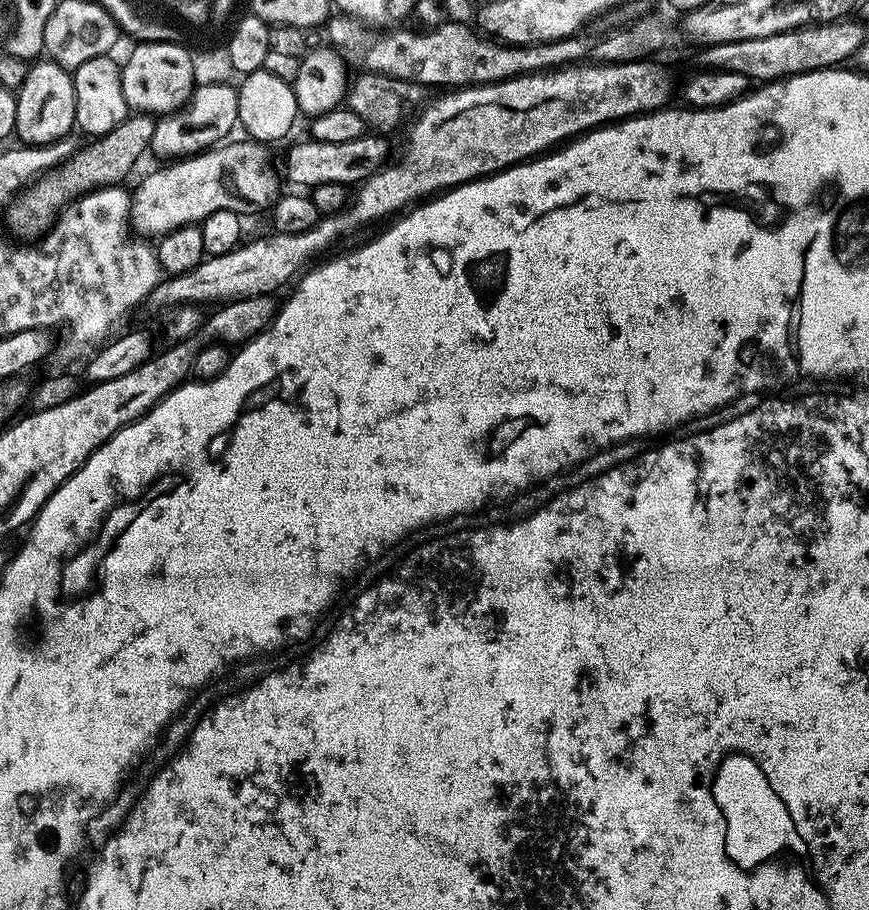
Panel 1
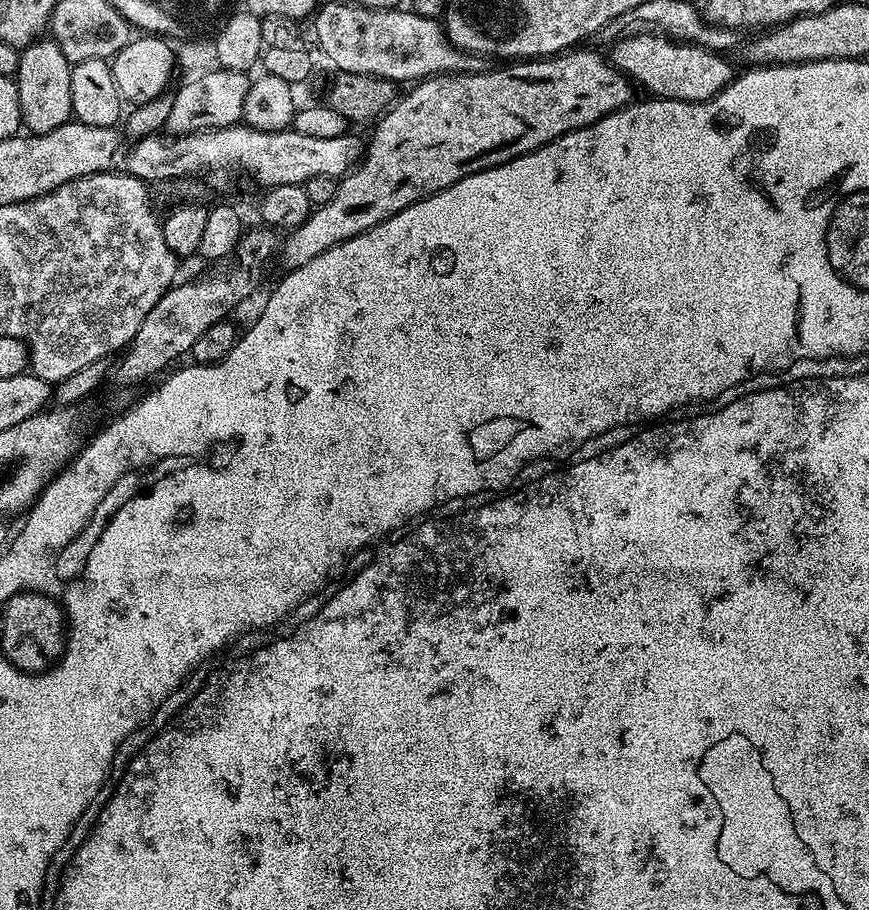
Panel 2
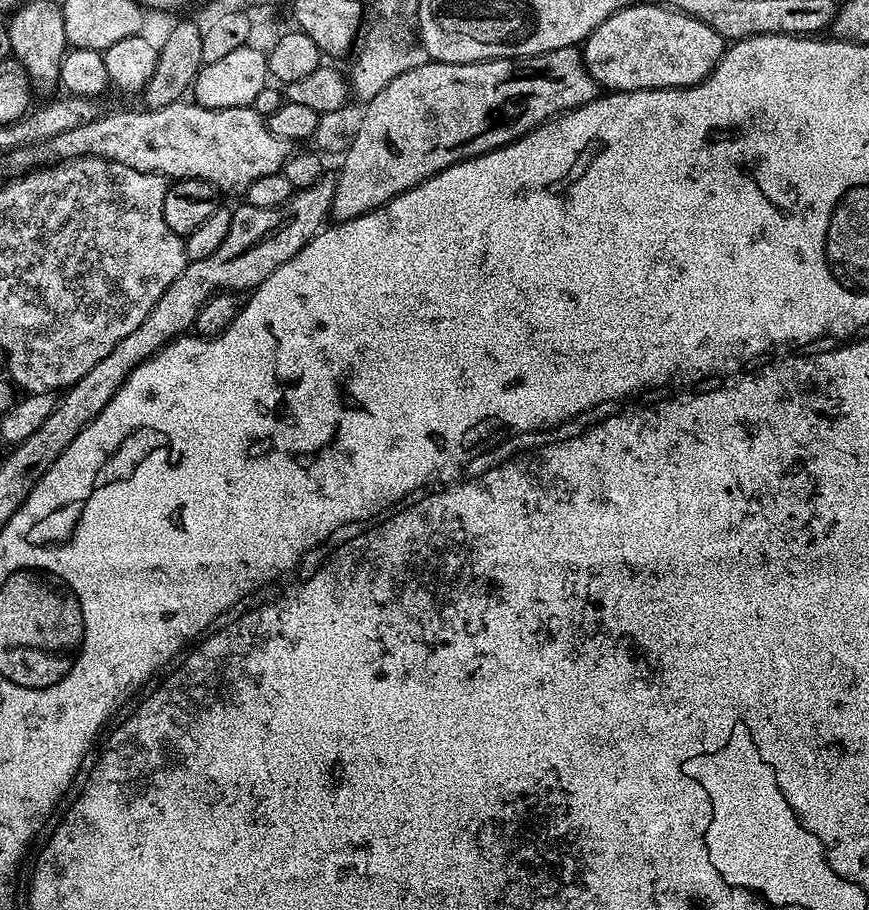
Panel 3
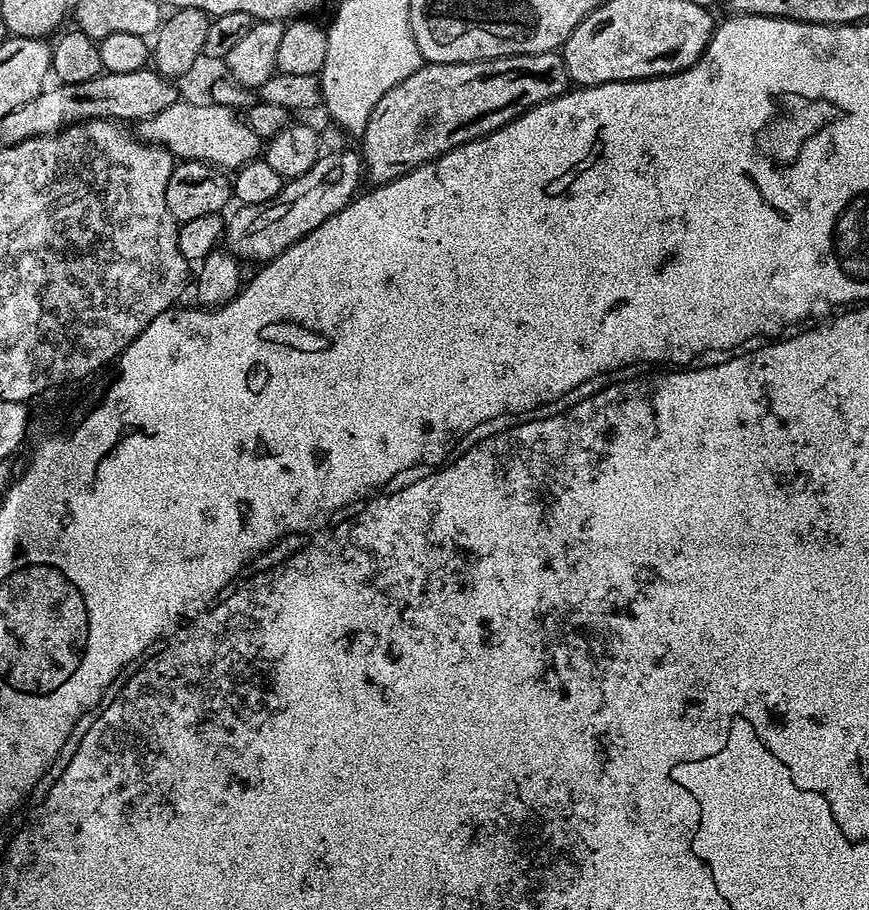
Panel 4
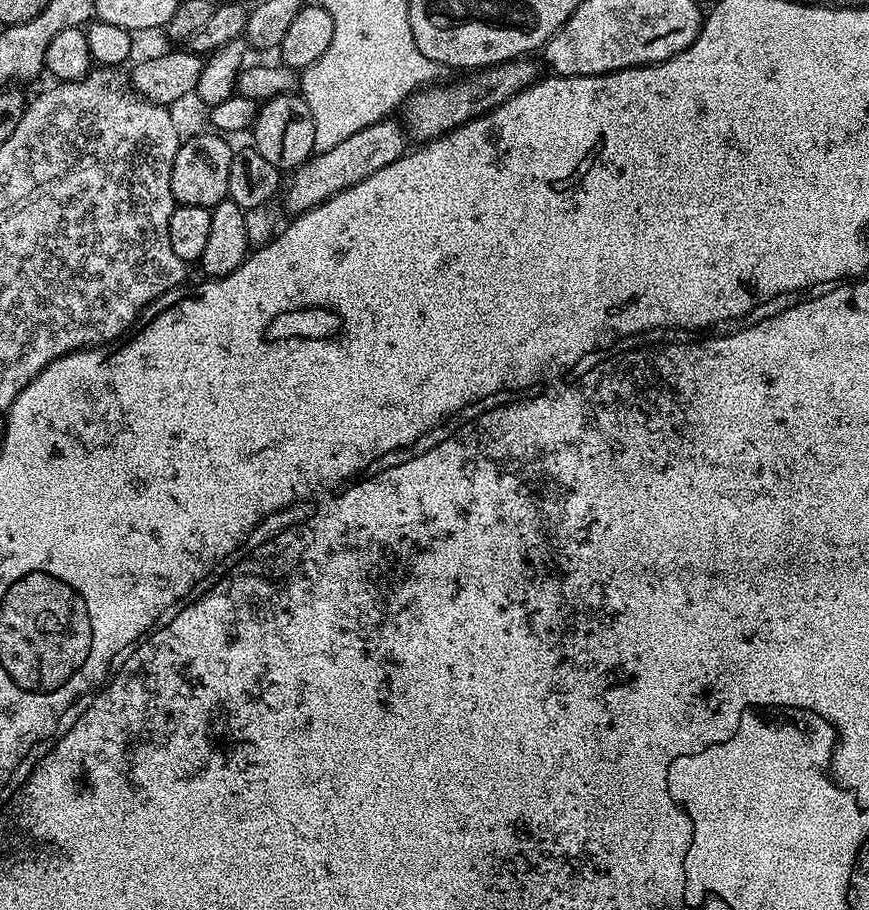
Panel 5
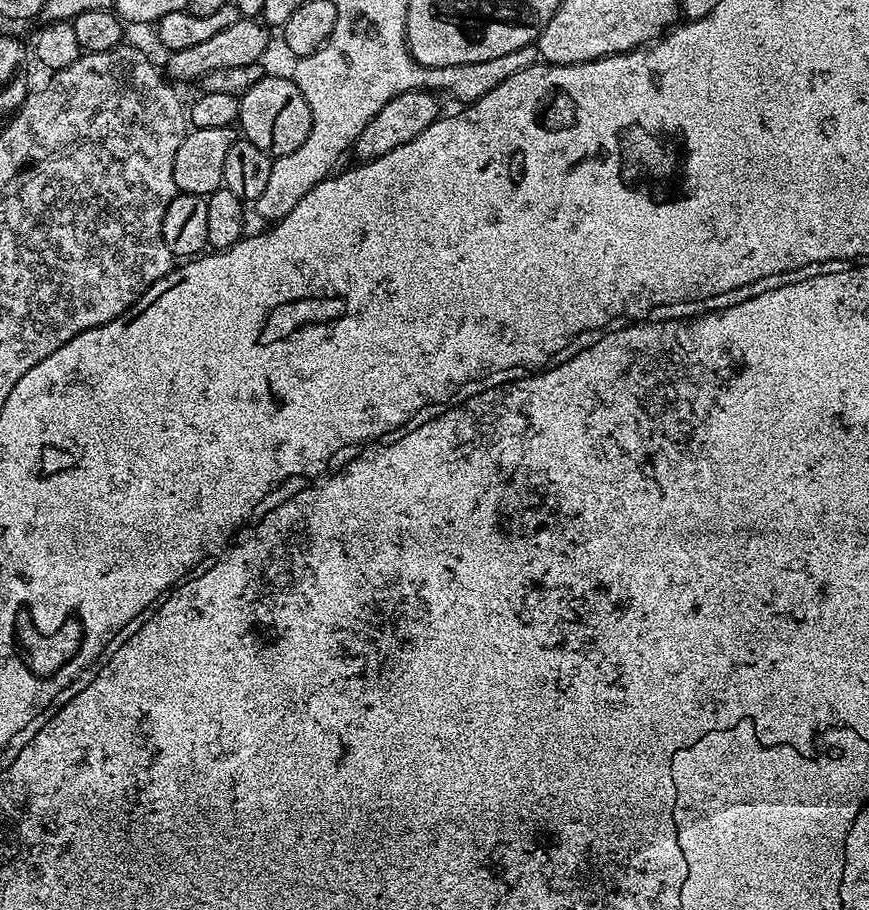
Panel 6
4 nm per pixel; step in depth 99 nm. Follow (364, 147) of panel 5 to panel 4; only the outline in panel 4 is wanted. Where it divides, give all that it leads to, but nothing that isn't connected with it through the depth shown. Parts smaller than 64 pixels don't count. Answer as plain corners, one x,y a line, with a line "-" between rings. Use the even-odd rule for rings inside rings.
325,151
298,178
287,181
282,191
265,204
246,204
237,207
237,212
227,217
223,239
226,241
227,251
237,260
260,260
267,262
278,254
282,254
294,242
306,238
326,218
334,218
338,210
342,210
361,191
360,178
365,175
364,162
361,153
328,152

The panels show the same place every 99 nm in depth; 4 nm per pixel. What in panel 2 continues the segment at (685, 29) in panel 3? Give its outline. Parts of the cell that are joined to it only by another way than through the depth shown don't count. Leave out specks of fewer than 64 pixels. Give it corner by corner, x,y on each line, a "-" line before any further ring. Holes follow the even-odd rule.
648,34
652,36
628,36
625,40
620,40
612,48
612,58
610,64
619,72
637,85
639,83
645,88
645,93
656,98
665,100
689,100
698,102
699,100
712,100
723,88
734,78
734,71
727,64
725,57
719,52
711,52
697,44
681,44
679,40
670,40
663,34

